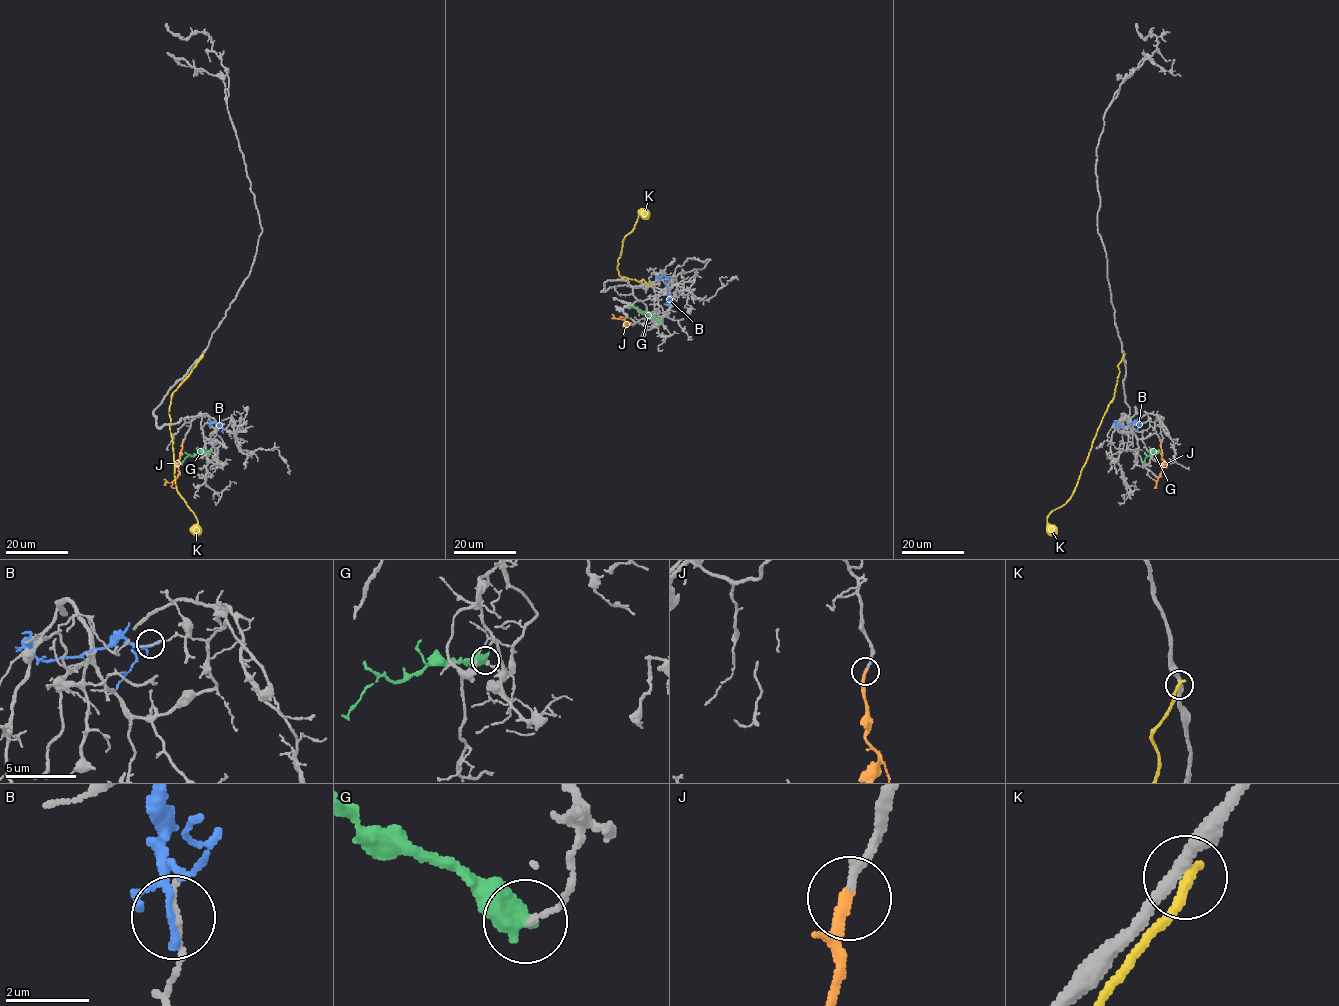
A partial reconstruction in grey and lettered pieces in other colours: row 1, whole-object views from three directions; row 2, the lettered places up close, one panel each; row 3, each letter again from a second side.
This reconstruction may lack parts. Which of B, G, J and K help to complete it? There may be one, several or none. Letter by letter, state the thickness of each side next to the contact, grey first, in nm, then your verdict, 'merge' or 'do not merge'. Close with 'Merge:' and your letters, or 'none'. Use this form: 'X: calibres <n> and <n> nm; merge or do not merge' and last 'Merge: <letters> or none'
B: calibres 140 and 170 nm; do not merge
G: calibres 130 and 650 nm; do not merge
J: calibres 180 and 170 nm; merge
K: calibres 320 and 280 nm; do not merge
Merge: J

